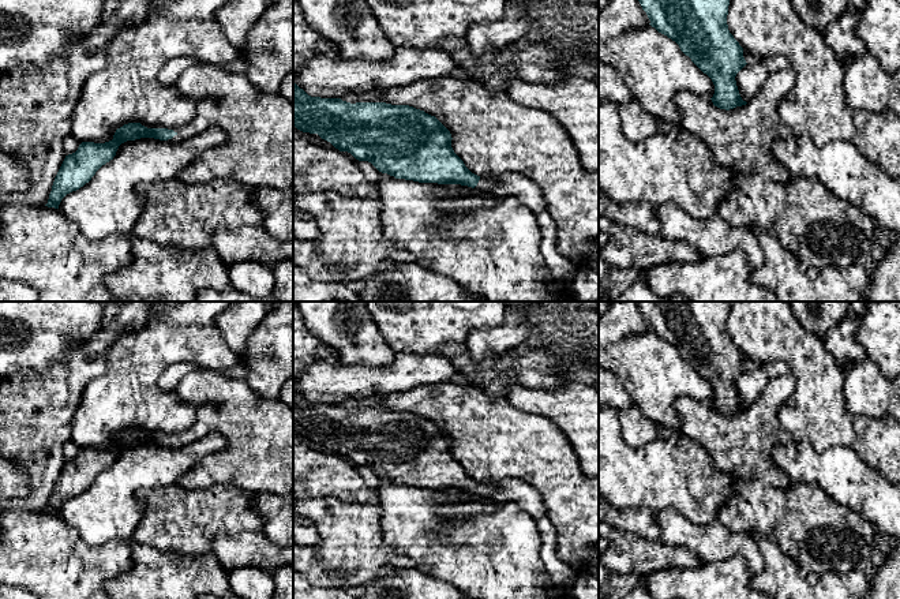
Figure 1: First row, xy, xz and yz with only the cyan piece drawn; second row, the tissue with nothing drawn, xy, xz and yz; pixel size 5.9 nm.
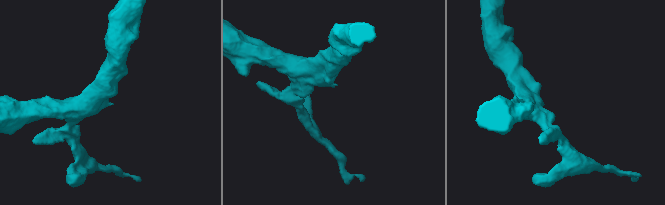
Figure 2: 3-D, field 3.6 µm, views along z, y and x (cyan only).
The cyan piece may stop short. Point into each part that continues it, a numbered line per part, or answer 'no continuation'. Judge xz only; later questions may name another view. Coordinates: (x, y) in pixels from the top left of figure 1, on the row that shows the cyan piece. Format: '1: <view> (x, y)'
1: xz (484, 183)

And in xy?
1: xy (206, 111)

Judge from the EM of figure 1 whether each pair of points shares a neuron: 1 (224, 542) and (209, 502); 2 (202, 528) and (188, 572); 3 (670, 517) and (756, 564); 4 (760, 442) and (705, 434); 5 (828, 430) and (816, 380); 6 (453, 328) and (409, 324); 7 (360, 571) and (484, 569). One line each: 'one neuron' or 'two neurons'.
1: two neurons
2: two neurons
3: one neuron
4: one neuron
5: one neuron
6: one neuron
7: two neurons

